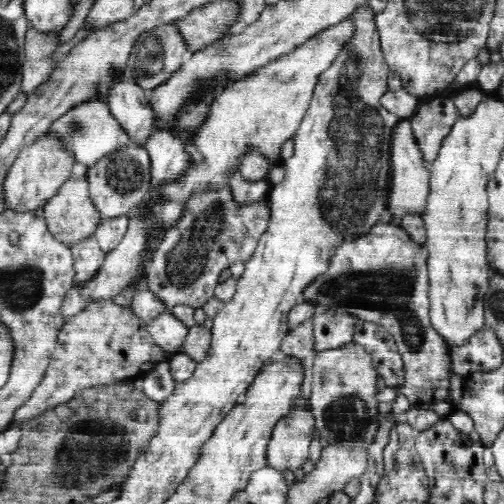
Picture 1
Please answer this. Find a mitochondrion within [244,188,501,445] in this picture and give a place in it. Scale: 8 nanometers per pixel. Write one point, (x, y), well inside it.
(391, 291)

